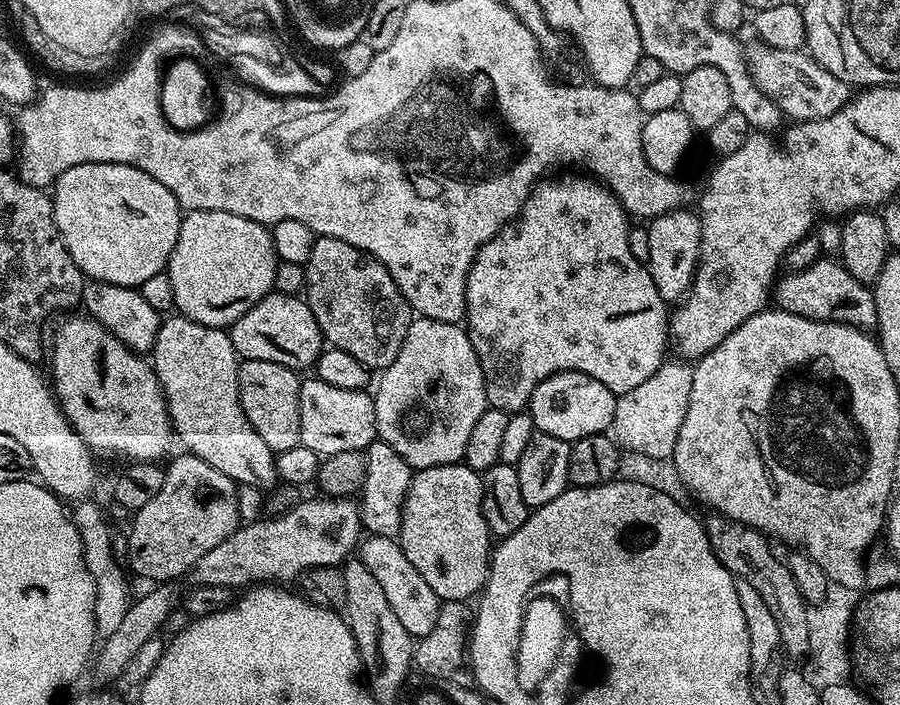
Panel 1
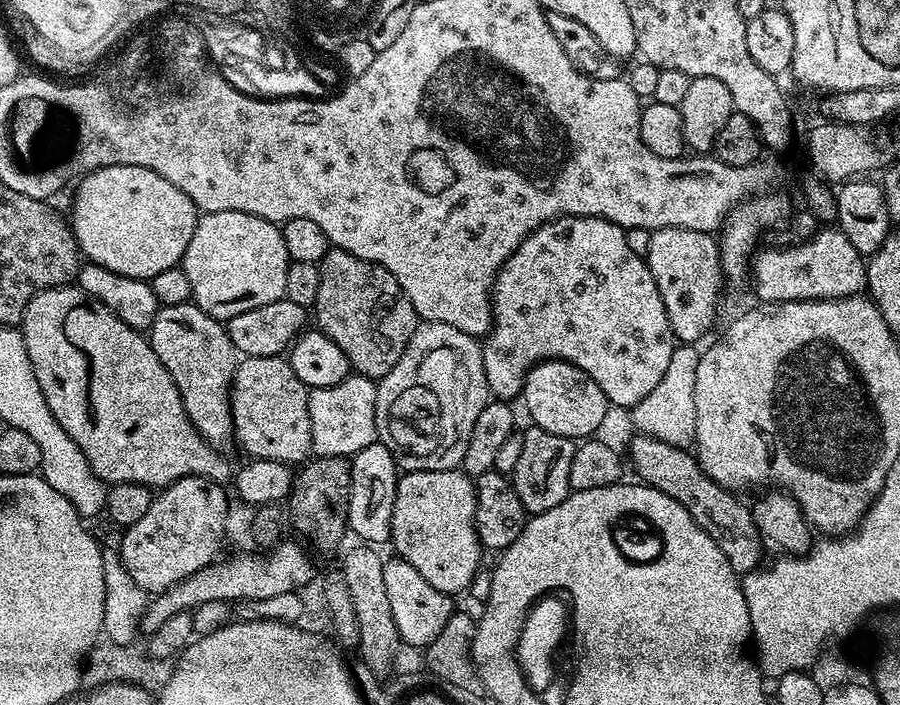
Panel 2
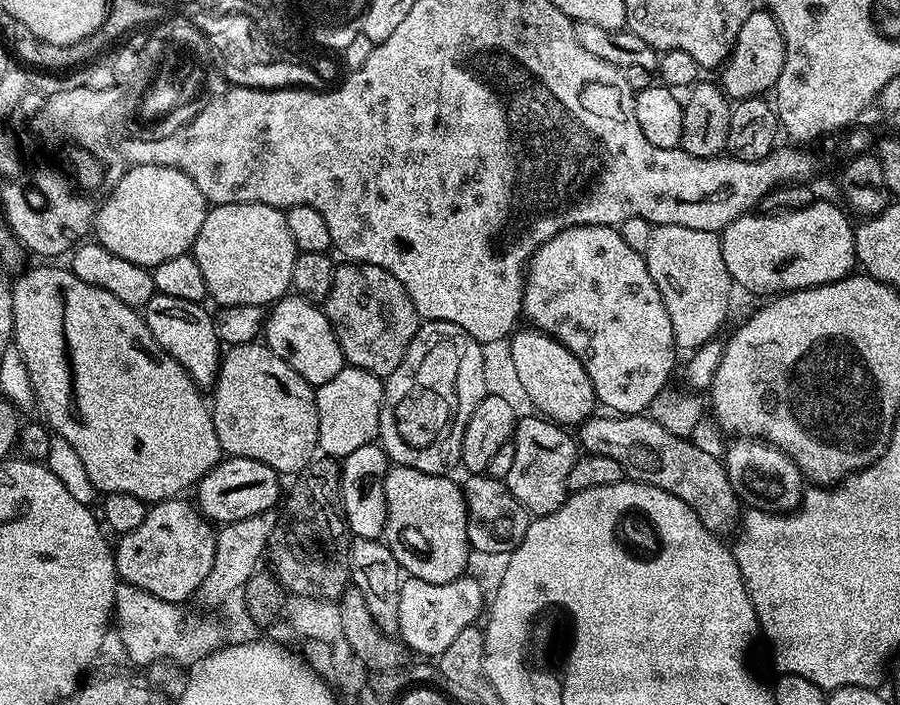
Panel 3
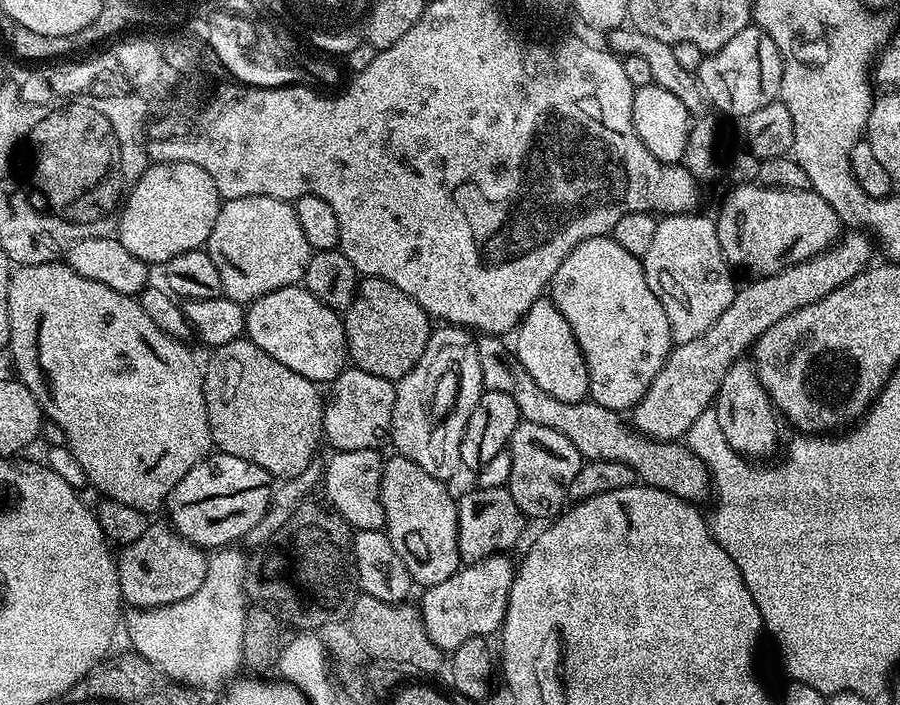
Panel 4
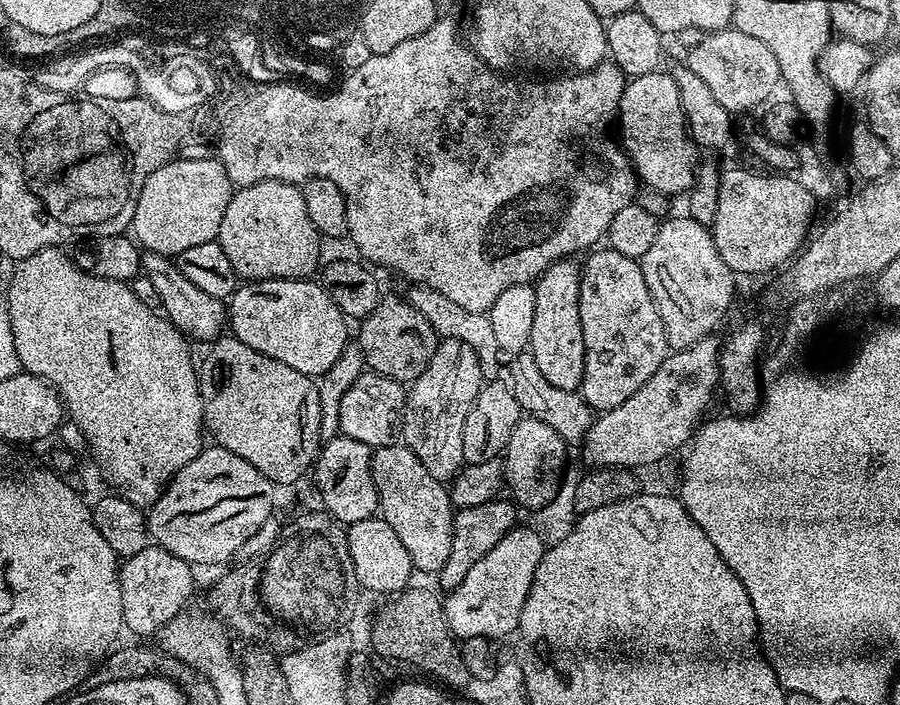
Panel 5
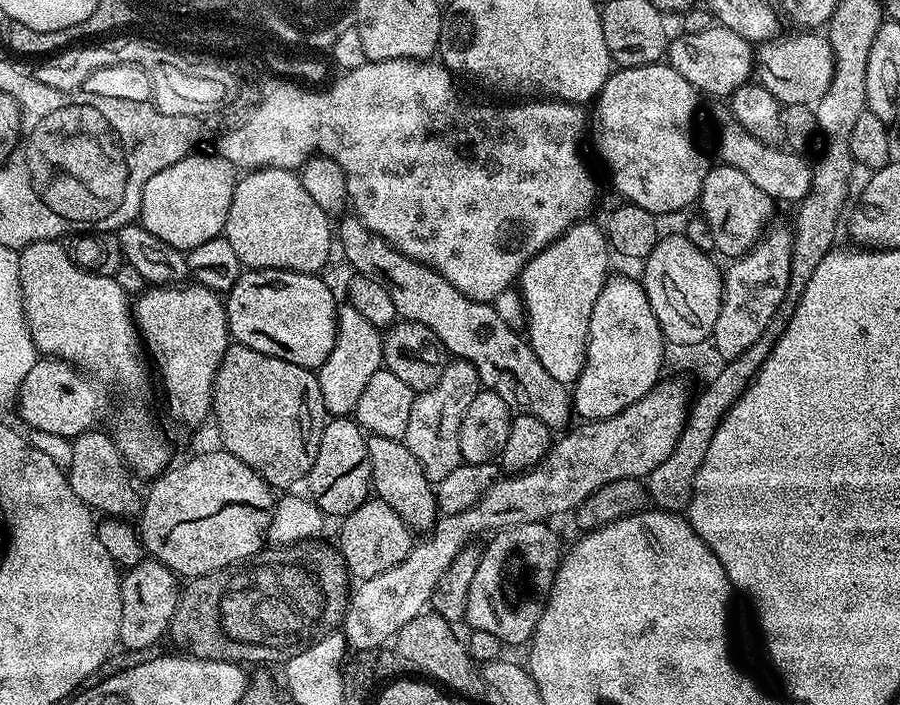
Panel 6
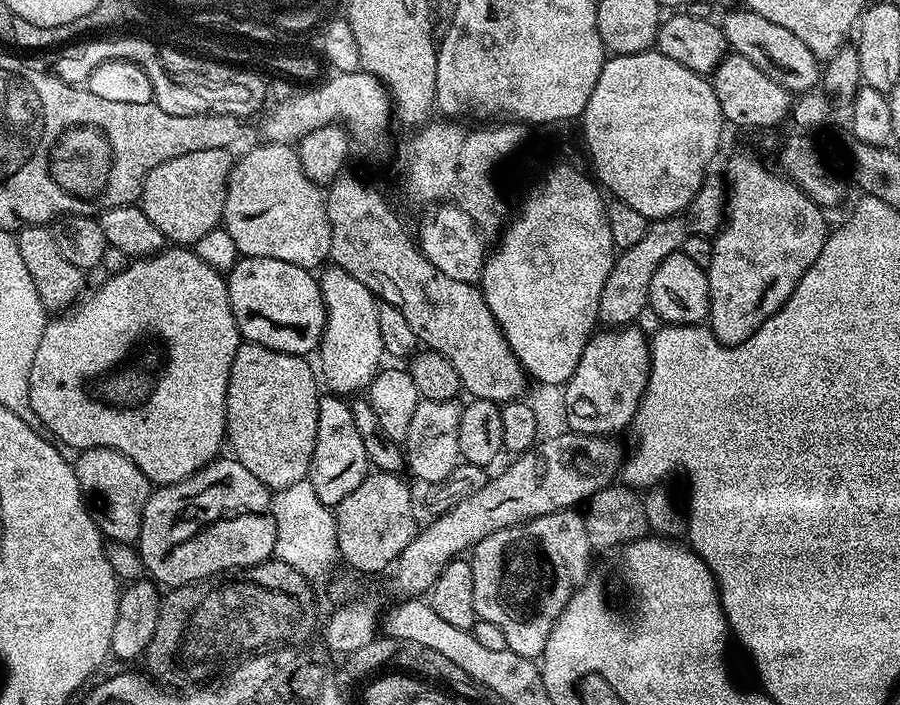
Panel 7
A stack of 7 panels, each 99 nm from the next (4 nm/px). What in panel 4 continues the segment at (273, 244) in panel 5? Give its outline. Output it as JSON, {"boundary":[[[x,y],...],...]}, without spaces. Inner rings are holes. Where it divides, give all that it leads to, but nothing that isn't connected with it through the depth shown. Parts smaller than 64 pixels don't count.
{"boundary":[[[251,196],[221,203],[206,251],[218,266],[224,295],[237,302],[251,302],[279,288],[299,285],[314,249],[306,242],[298,214],[289,201]]]}

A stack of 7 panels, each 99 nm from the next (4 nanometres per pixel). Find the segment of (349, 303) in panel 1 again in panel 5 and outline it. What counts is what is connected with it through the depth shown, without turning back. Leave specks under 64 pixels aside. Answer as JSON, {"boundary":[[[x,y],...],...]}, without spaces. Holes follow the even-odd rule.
{"boundary":[[[385,295],[374,314],[359,321],[358,328],[358,347],[364,354],[365,365],[379,376],[411,382],[424,373],[426,366],[430,366],[430,358],[434,358],[438,343],[434,326],[430,326],[430,322],[426,322],[426,318],[422,318],[406,298],[400,297],[399,300],[396,296]]]}

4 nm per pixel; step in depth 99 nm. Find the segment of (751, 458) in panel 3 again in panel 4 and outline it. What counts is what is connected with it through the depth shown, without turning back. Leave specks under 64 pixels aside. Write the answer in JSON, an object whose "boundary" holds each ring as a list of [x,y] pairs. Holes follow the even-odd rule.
{"boundary":[[[741,358],[726,370],[726,378],[722,378],[722,386],[716,391],[714,411],[722,434],[726,434],[726,442],[741,456],[760,458],[756,456],[768,456],[775,450],[776,439],[780,436],[776,425],[778,413],[758,378],[755,363]]]}

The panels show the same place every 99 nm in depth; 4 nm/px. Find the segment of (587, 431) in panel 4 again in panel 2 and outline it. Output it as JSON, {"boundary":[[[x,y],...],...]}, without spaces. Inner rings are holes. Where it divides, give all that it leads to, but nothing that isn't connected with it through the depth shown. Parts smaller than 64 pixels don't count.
{"boundary":[[[636,434],[633,437],[631,471],[633,468],[643,483],[662,490],[662,494],[670,494],[674,502],[686,506],[694,522],[698,522],[698,526],[702,526],[702,530],[706,530],[706,534],[718,542],[718,550],[726,554],[726,562],[730,562],[737,574],[750,574],[755,568],[761,567],[763,560],[760,559],[764,556],[766,541],[754,522],[751,507],[743,504],[733,489],[724,488],[706,475],[700,461],[689,449],[670,446],[649,436]]]}

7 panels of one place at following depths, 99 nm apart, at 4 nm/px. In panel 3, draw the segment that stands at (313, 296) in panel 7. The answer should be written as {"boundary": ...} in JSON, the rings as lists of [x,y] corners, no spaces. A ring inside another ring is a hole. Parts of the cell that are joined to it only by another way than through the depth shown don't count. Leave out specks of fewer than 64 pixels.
{"boundary":[[[289,294],[271,305],[262,329],[262,340],[271,352],[278,354],[278,358],[286,362],[286,366],[302,374],[302,378],[306,378],[306,382],[313,386],[330,382],[334,374],[346,367],[342,346],[323,307],[317,306],[311,300],[305,300],[302,296]]]}

